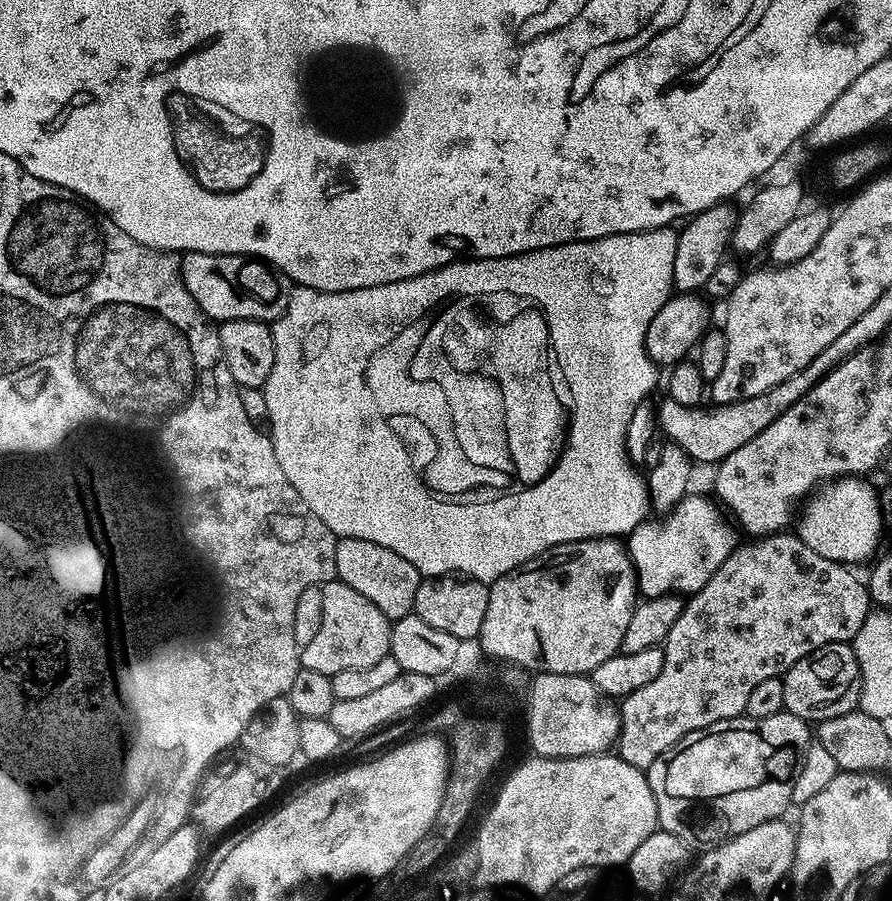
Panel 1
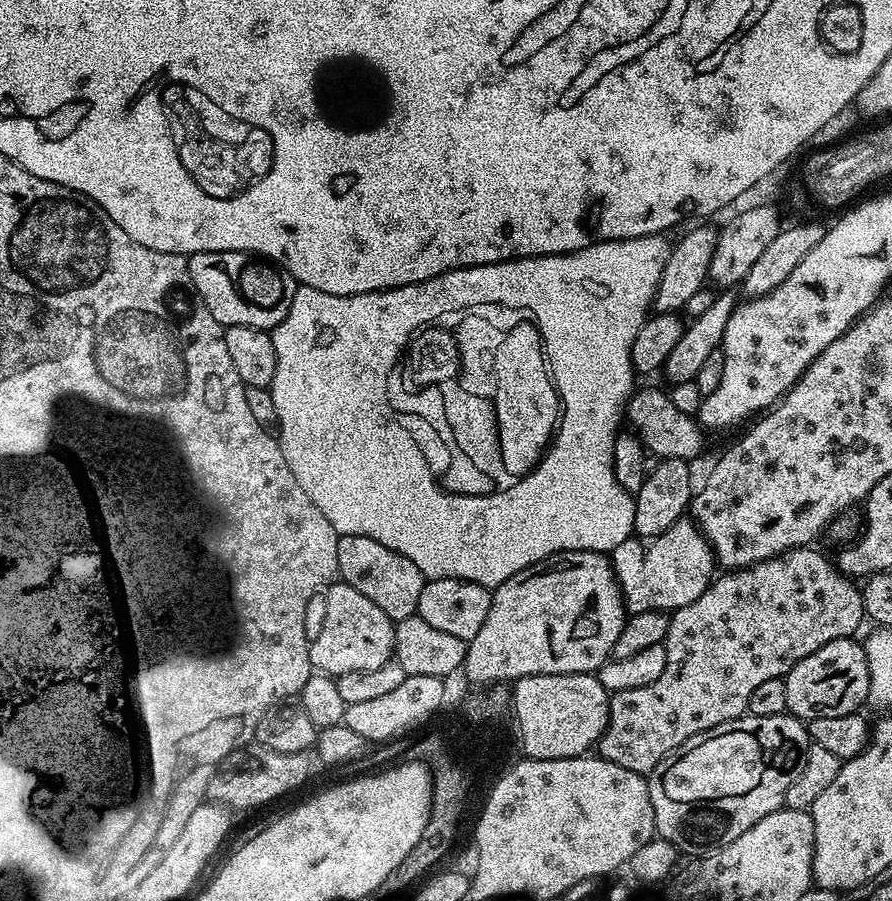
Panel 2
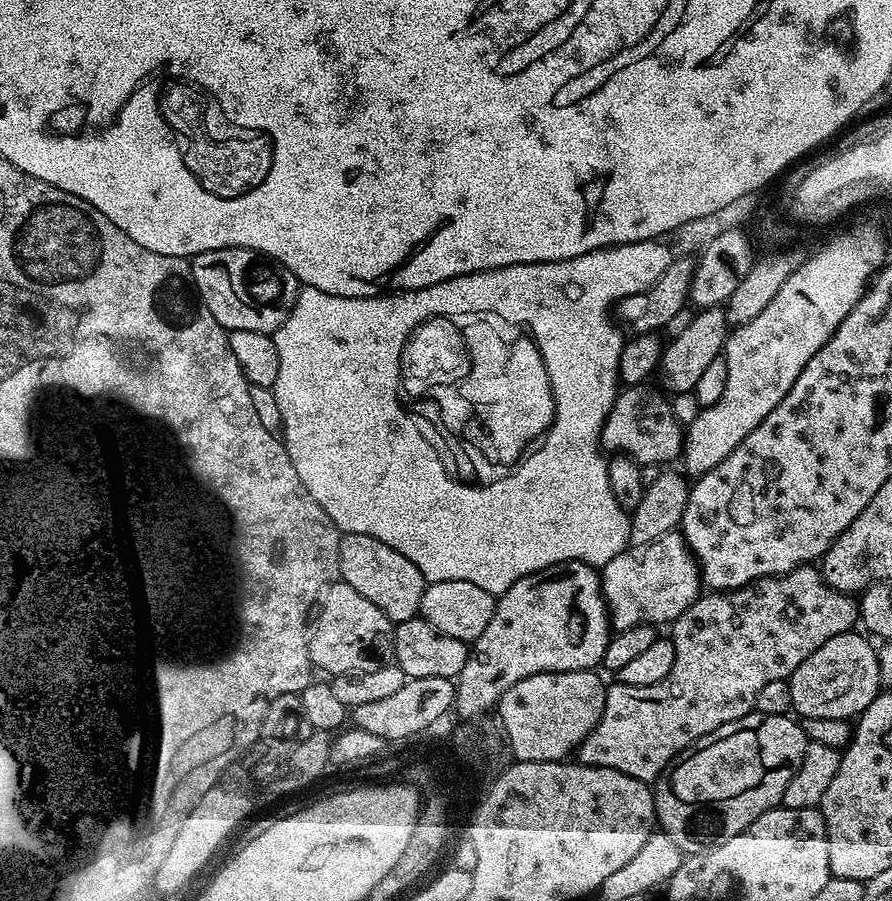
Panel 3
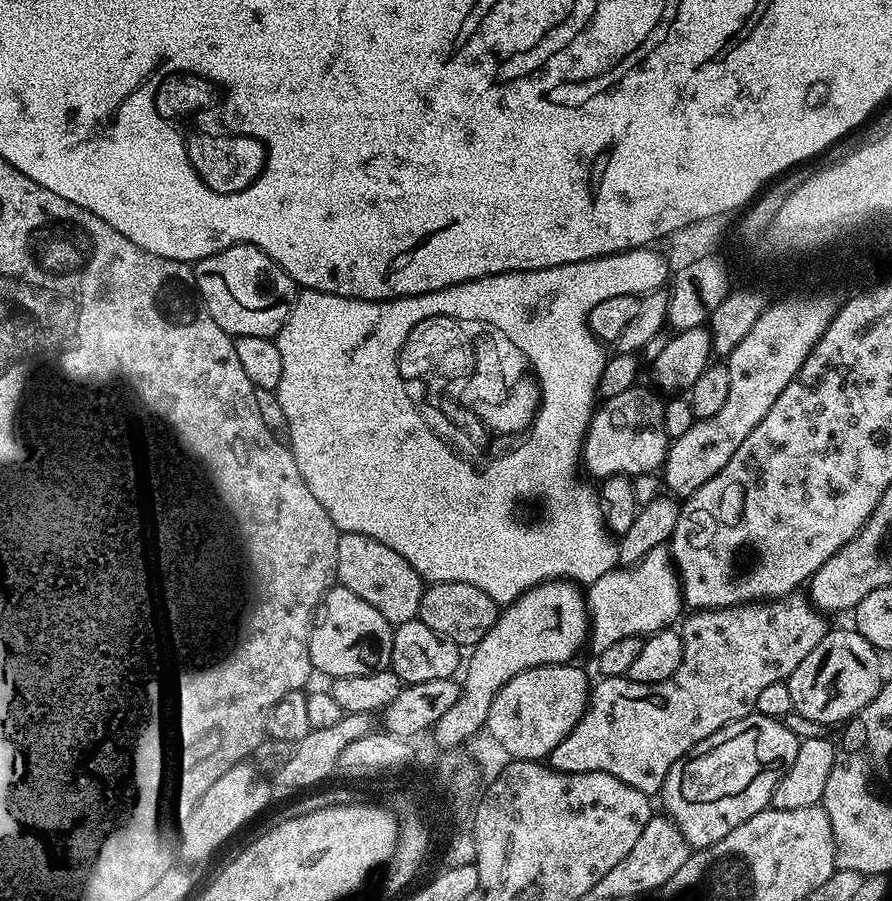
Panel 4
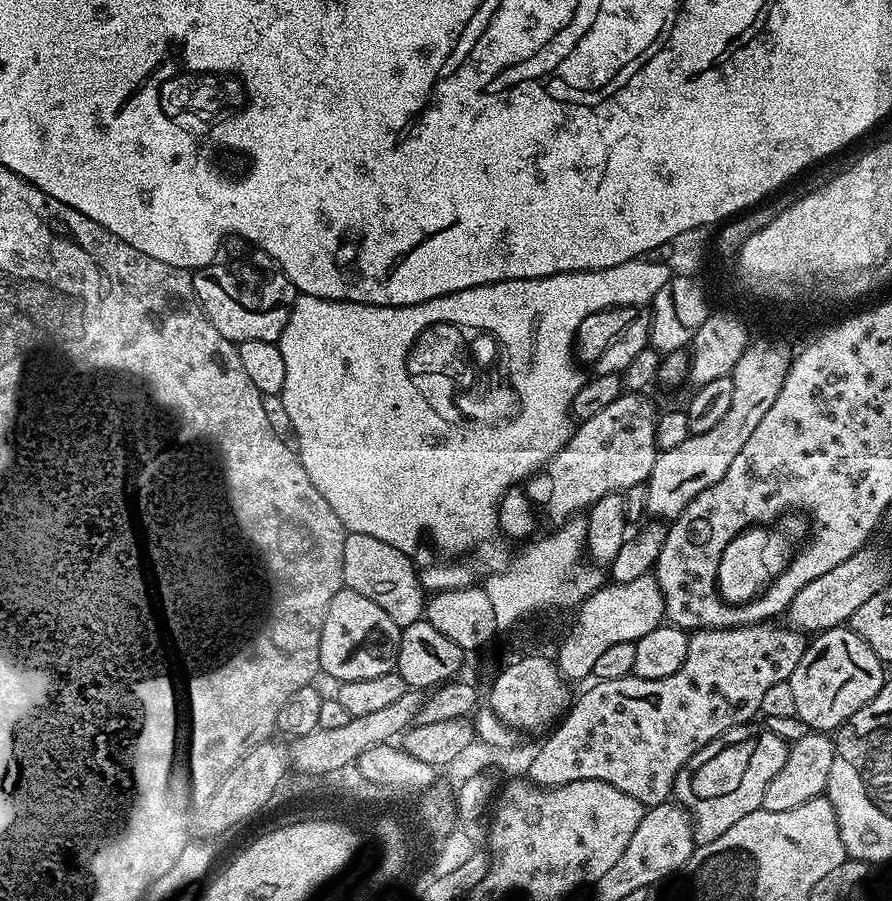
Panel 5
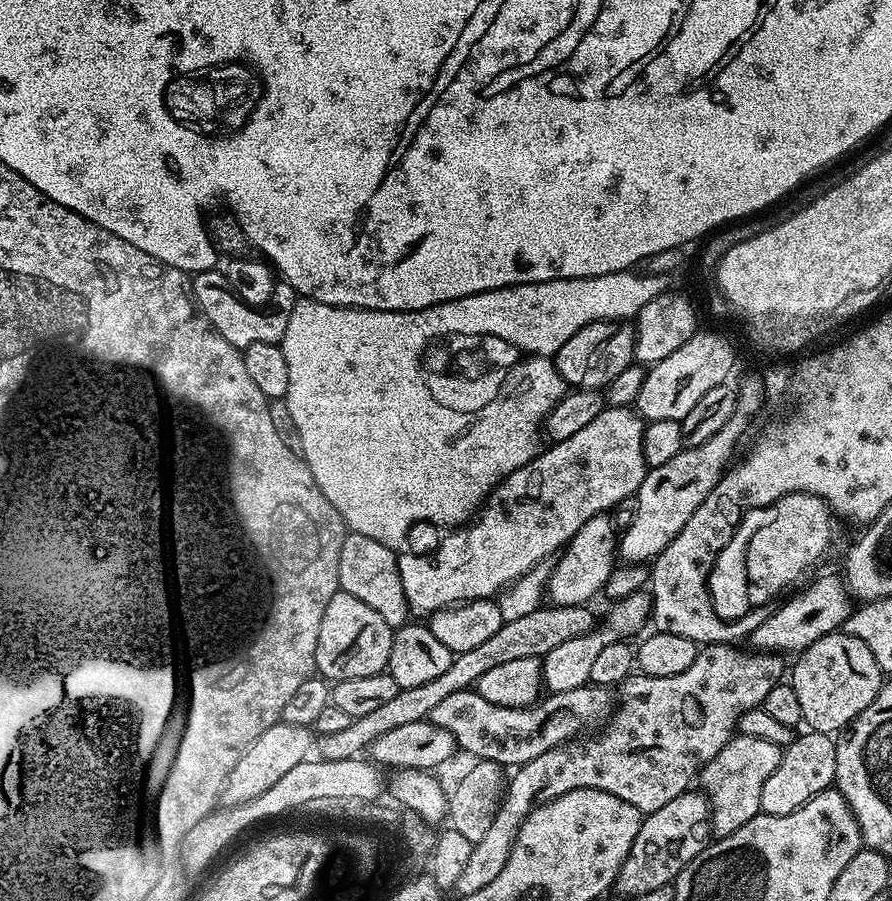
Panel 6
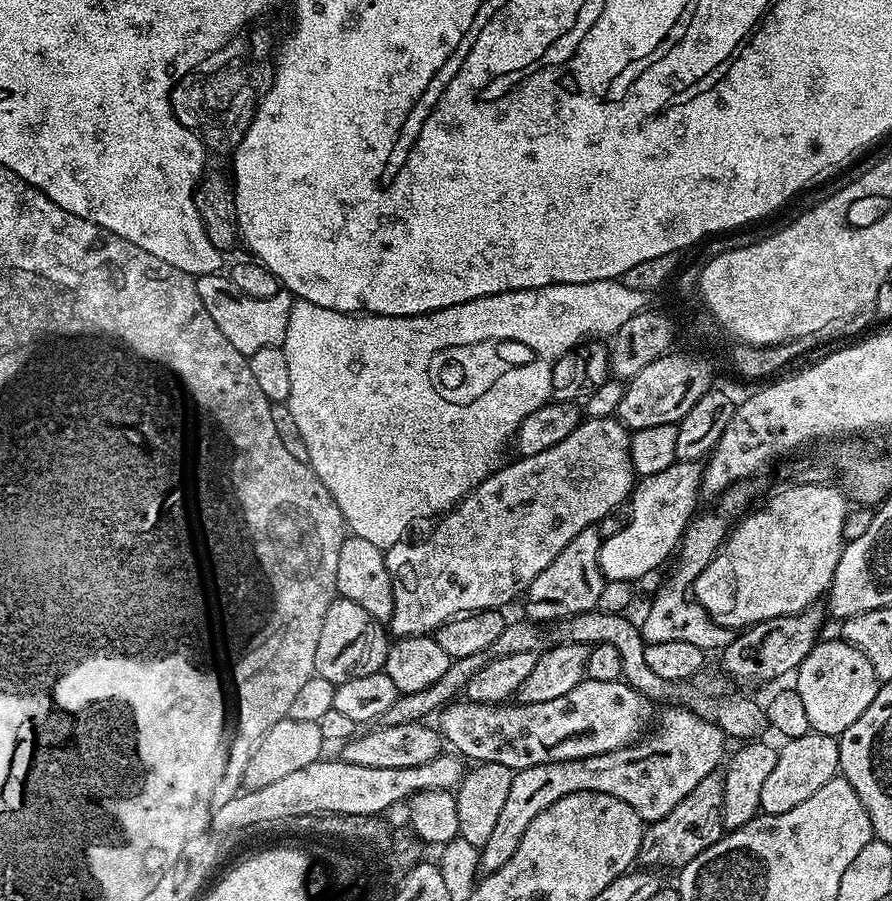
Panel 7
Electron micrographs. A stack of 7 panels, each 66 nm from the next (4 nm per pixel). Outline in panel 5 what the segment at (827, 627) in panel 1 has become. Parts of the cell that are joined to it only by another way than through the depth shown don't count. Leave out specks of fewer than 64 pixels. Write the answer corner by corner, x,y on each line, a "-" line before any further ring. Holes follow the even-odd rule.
780,622
693,631
688,637
686,662
682,670
678,670
678,674
670,674
670,678
647,680
630,675
589,683
589,688
577,700
575,697
559,724
551,729
552,737
533,754
528,764
527,779
542,788
597,780
618,786
622,794
638,798
638,802
645,806
665,803
673,795
676,776
688,759
729,728
755,721
766,690
770,690
770,686
778,686
778,682
788,681
790,674
794,674
794,666
802,662
805,633
776,623

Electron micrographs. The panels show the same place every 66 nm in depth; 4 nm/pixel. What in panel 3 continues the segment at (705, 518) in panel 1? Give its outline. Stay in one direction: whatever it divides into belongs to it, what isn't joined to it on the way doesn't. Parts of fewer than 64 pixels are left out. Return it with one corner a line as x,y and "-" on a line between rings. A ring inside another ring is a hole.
679,531
662,534
654,542
629,547
602,565
600,591
608,607
608,618
616,632
639,624
671,625
702,595
700,565

